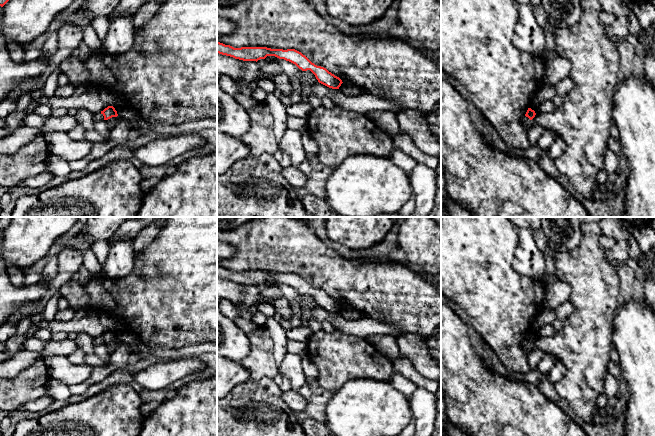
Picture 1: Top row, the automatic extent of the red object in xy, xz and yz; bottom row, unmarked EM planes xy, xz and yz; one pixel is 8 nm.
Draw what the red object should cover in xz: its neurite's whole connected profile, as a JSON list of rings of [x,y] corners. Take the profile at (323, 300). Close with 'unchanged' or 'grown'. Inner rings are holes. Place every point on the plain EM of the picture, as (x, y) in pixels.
[[[217,266],[217,277],[233,281],[243,285],[258,285],[267,280],[275,280],[295,288],[302,295],[310,294],[319,307],[332,312],[339,313],[342,304],[329,296],[326,292],[312,287],[305,279],[295,273],[271,273],[267,271],[241,271],[234,272],[230,269]]] | unchanged

